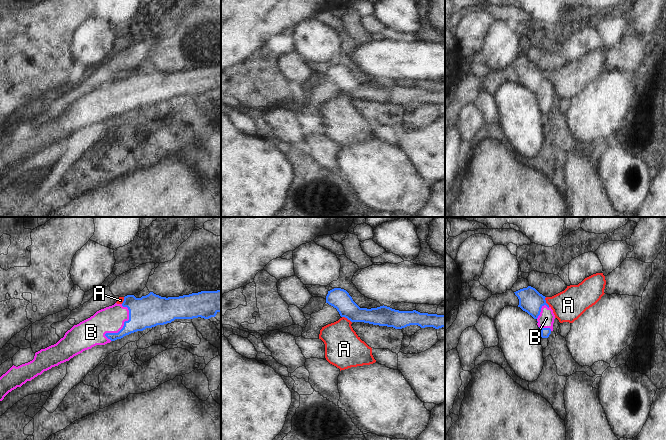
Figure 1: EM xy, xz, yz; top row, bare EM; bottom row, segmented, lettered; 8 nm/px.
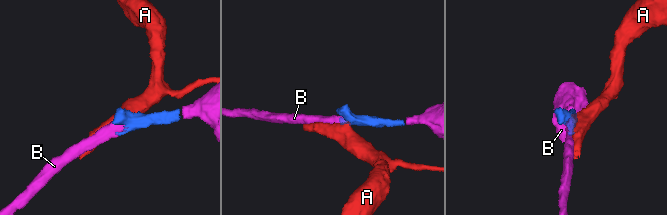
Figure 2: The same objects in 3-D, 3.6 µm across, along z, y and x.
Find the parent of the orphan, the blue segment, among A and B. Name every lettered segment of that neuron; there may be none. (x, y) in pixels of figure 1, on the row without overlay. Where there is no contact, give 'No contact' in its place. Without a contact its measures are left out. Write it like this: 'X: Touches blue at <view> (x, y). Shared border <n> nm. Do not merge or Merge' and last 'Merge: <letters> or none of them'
A: Touches blue at xz (347, 94). Shared border 90 nm. Do not merge
B: Touches blue at xy (123, 102). Shared border 320 nm. Merge
Merge: B

